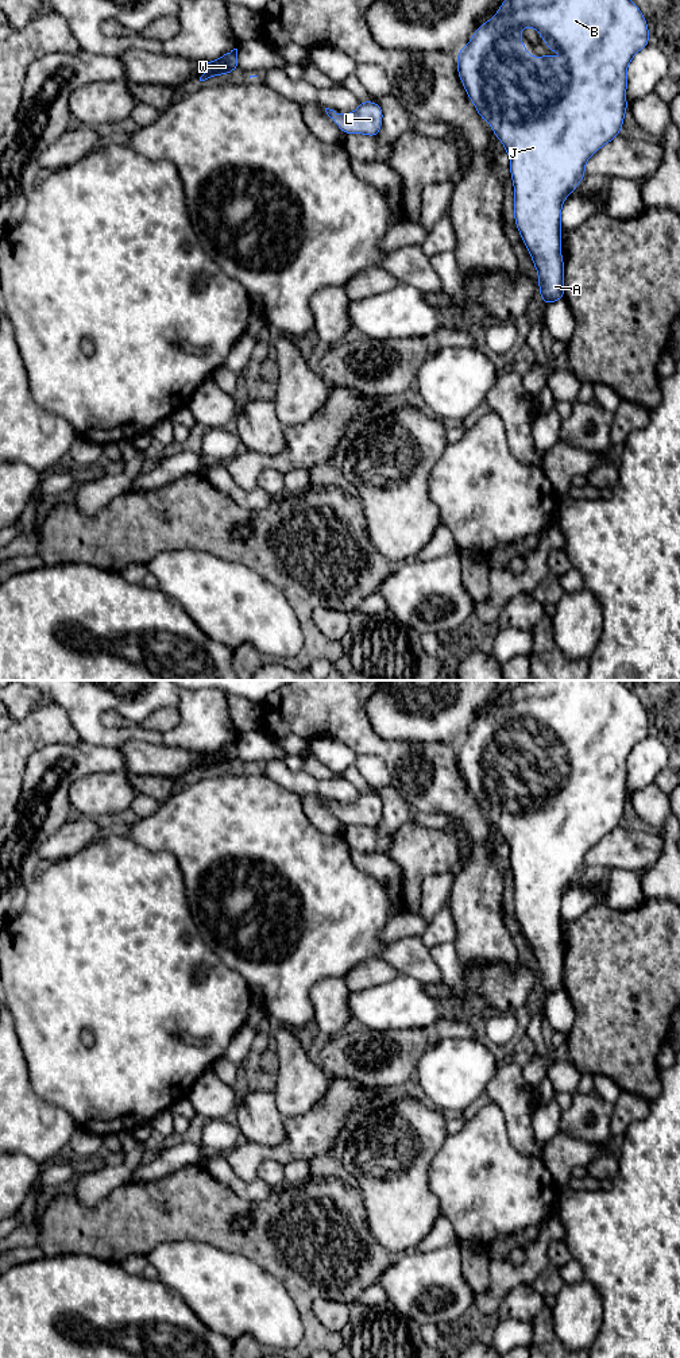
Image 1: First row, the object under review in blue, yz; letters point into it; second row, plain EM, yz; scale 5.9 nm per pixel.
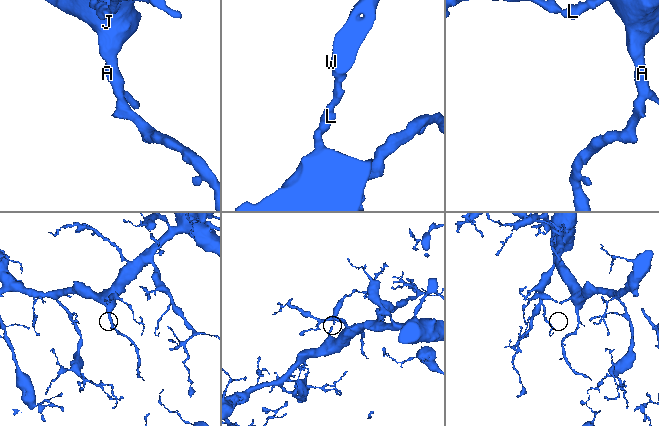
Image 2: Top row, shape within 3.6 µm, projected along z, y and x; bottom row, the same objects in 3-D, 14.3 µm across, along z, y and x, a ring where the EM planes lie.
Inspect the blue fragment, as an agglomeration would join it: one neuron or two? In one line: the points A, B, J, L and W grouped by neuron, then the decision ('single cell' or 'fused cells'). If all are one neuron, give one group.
A B J L W; single cell

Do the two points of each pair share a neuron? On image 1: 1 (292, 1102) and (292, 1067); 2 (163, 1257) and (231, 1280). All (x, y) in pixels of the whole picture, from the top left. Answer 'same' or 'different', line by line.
1: same
2: same

